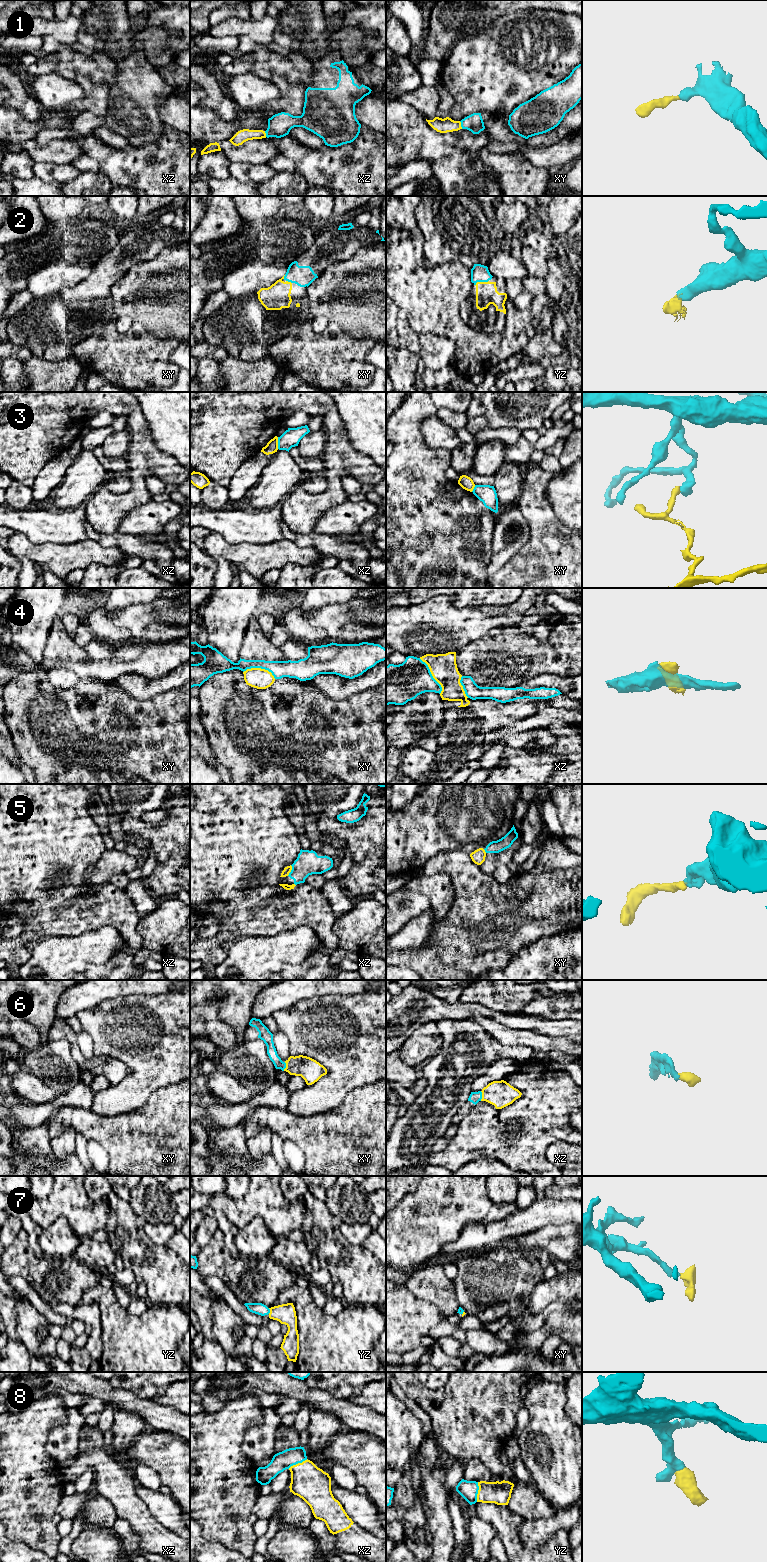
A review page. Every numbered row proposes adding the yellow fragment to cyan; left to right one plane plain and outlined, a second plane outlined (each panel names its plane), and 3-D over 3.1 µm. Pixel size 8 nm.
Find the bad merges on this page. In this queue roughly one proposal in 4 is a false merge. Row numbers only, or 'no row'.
3, 4

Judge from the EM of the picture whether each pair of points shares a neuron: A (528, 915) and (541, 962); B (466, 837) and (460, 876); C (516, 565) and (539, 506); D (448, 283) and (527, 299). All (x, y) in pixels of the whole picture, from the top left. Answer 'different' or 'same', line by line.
A: different
B: different
C: same
D: different

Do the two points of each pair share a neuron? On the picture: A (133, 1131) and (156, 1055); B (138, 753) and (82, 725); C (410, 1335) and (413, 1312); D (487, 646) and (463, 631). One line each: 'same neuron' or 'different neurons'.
A: different neurons
B: same neuron
C: same neuron
D: different neurons

